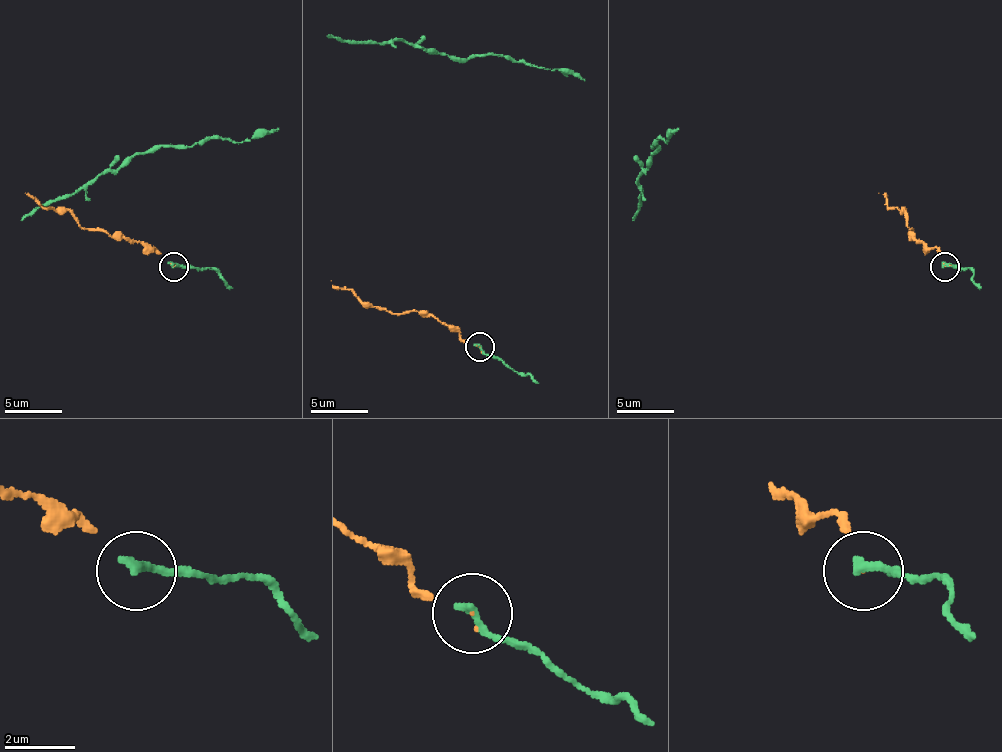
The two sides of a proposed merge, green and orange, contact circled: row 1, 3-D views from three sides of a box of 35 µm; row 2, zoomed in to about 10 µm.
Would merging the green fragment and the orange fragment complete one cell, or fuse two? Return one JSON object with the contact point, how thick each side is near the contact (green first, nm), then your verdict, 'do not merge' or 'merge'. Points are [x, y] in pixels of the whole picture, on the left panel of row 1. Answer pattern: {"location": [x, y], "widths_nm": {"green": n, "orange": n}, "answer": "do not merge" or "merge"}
{"location": [173, 266], "widths_nm": {"green": 280, "orange": 40}, "answer": "merge"}

